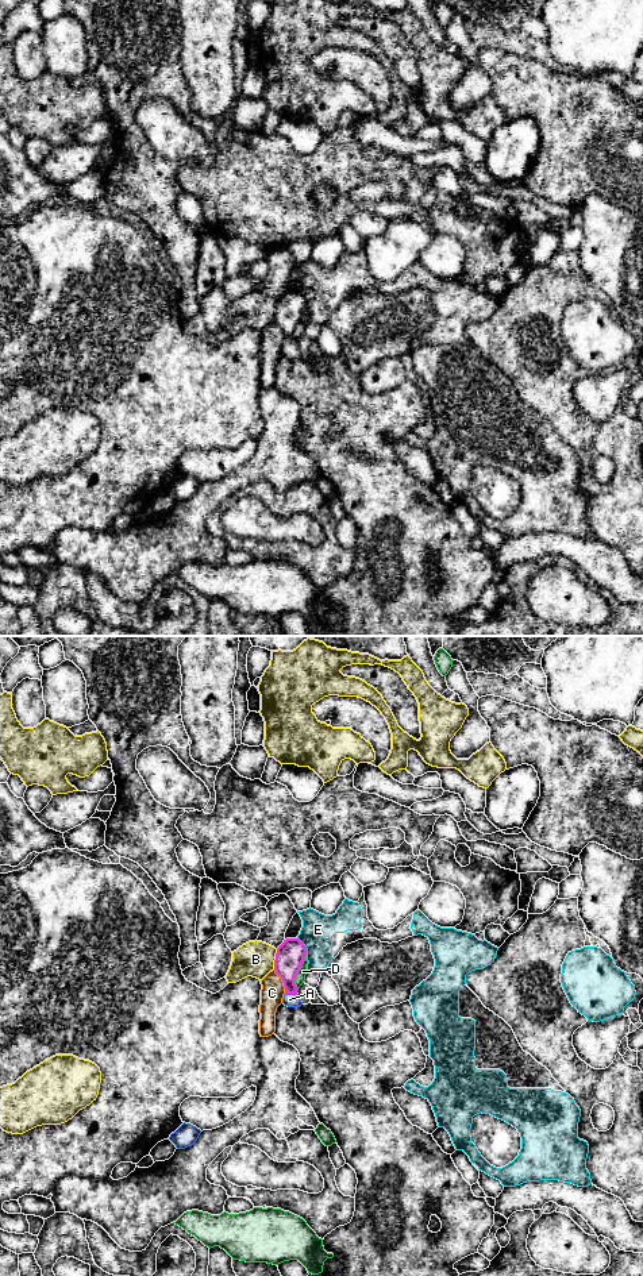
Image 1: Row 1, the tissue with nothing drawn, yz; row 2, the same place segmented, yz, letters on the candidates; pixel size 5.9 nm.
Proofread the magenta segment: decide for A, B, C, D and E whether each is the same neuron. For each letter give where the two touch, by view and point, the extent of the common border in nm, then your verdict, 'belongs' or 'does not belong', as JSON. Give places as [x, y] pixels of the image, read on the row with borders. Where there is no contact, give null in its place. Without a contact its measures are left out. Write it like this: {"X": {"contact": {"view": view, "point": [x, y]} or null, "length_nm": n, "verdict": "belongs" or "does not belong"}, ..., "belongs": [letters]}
{"A": {"contact": {"view": "yz", "point": [291, 993]}, "length_nm": 70, "verdict": "belongs"}, "B": {"contact": {"view": "yz", "point": [276, 959]}, "length_nm": 120, "verdict": "does not belong"}, "C": {"contact": {"view": "yz", "point": [283, 980]}, "length_nm": 160, "verdict": "does not belong"}, "D": {"contact": {"view": "yz", "point": [299, 970]}, "length_nm": 220, "verdict": "does not belong"}, "E": {"contact": {"view": "yz", "point": [304, 945]}, "length_nm": 120, "verdict": "does not belong"}, "belongs": ["A"]}

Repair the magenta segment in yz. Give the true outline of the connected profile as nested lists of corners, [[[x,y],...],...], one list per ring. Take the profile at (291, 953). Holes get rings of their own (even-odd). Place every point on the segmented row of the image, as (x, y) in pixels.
[[[286,938],[277,948],[274,971],[284,982],[285,994],[282,1003],[288,1007],[300,1007],[303,1005],[294,978],[301,968],[305,955],[307,948],[299,938]]]

